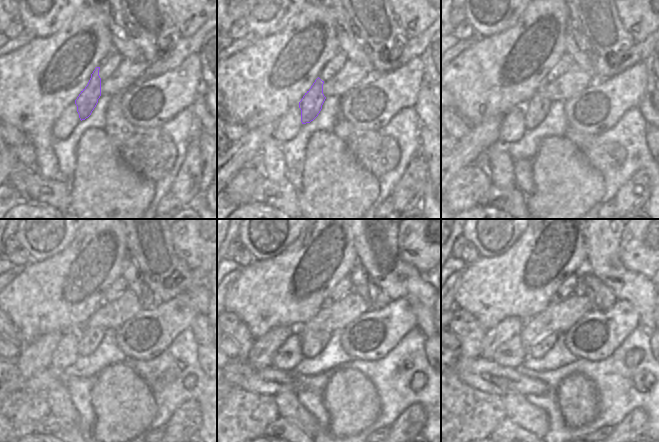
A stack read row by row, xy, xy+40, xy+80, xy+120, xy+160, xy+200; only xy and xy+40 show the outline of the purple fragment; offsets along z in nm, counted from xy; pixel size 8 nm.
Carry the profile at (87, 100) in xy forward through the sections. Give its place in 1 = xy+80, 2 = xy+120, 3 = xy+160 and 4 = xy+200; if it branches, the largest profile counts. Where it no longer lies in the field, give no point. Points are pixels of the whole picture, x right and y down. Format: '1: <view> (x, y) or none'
1: xy+80 (537, 108)
2: xy+120 (90, 338)
3: xy+160 (312, 344)
4: xy+200 (543, 346)

